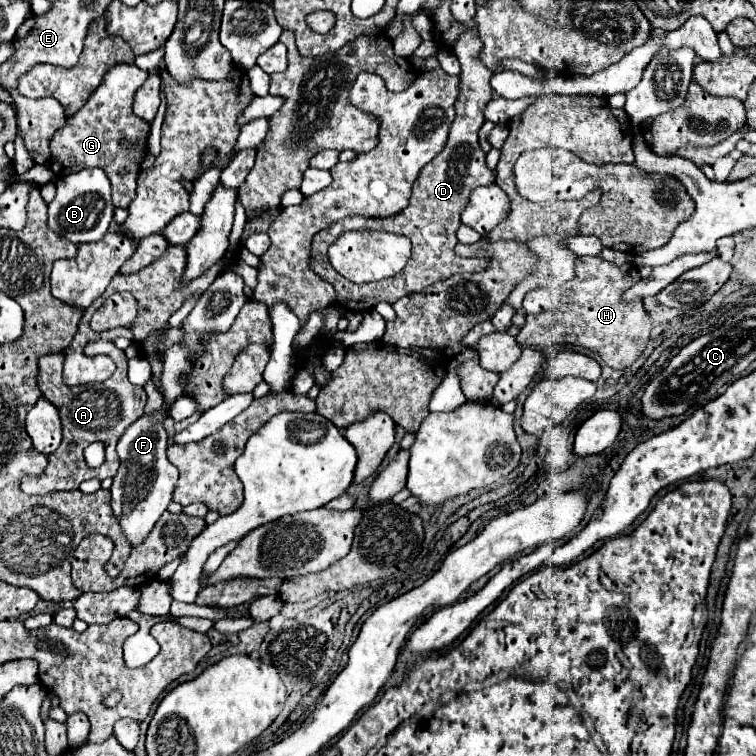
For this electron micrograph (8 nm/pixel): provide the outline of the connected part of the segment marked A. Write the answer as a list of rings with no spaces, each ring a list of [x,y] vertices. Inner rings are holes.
[[[98,340],[88,343],[84,348],[84,353],[89,357],[98,354],[111,356],[117,370],[105,382],[85,384],[85,386],[65,386],[61,380],[65,356],[47,354],[47,356],[39,358],[37,386],[39,386],[43,398],[49,400],[59,410],[59,416],[63,422],[63,442],[53,454],[49,454],[49,464],[41,476],[33,476],[33,478],[29,478],[29,482],[25,476],[21,478],[21,490],[25,494],[49,494],[49,492],[57,492],[57,490],[75,490],[75,488],[79,488],[79,484],[83,480],[89,480],[89,478],[99,478],[99,480],[113,478],[119,468],[119,456],[117,456],[115,446],[117,446],[119,438],[123,436],[123,432],[127,430],[127,426],[131,422],[135,422],[137,418],[141,418],[141,414],[143,414],[147,394],[141,386],[133,386],[129,382],[125,352],[119,350],[113,342]],[[91,442],[105,444],[105,462],[99,468],[89,468],[83,460],[83,450]]]

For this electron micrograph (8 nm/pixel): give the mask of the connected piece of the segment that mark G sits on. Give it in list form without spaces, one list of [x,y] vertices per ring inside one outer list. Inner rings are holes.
[[[125,62],[115,64],[109,70],[109,74],[105,74],[103,82],[89,96],[87,104],[73,118],[67,118],[65,126],[59,128],[57,134],[53,136],[49,168],[53,170],[57,178],[83,170],[83,168],[97,166],[111,180],[113,204],[117,208],[129,206],[135,194],[141,158],[147,156],[147,136],[149,136],[149,124],[137,118],[131,106],[133,106],[133,94],[147,80],[147,76],[149,72],[137,68],[135,64],[125,64]],[[125,138],[133,142],[133,150],[127,150],[121,146],[121,140]]]

